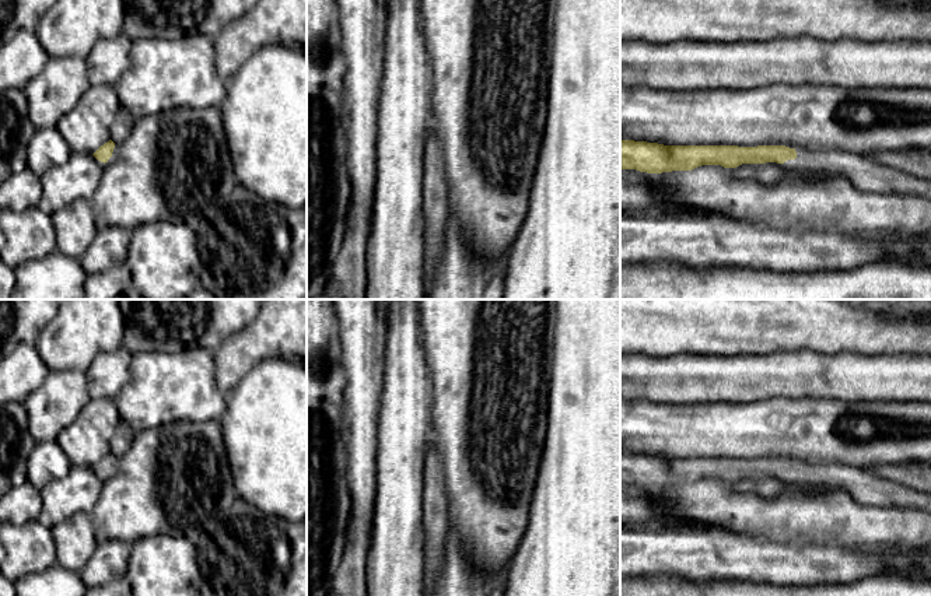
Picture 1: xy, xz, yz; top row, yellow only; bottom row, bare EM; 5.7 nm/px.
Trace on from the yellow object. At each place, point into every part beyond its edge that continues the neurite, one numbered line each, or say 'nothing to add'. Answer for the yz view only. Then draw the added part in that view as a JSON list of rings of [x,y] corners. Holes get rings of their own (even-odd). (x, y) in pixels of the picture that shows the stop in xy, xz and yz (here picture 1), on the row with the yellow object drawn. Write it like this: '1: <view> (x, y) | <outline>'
1: yz (865, 174) | [[[797,148],[797,158],[783,165],[795,171],[826,171],[839,173],[867,193],[931,197],[931,180],[881,165],[869,157],[844,151],[811,151]]]

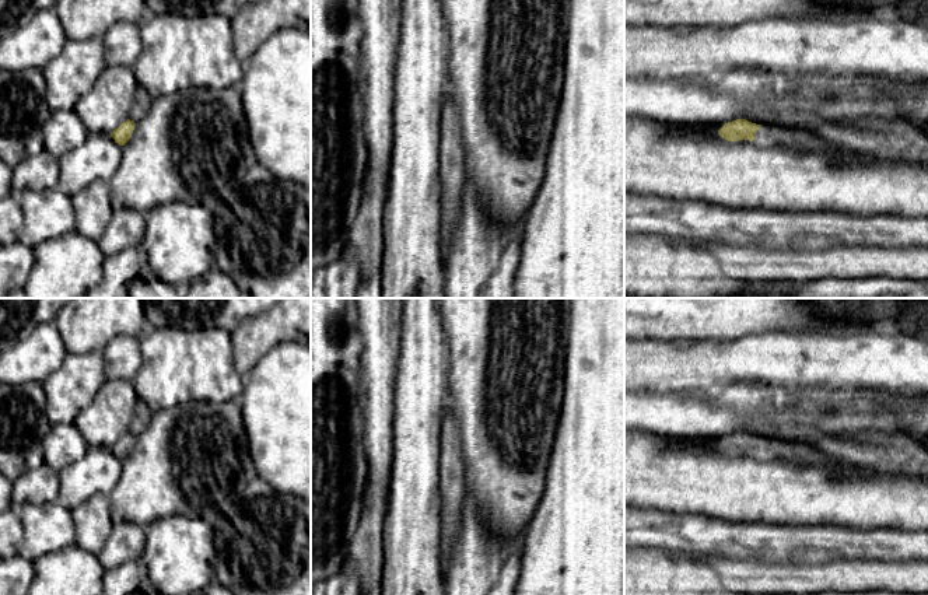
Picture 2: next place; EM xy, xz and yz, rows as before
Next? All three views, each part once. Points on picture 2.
1: yz (766, 136) | [[[764,125],[756,132],[753,143],[760,147],[771,147],[775,144],[795,146],[819,153],[824,153],[833,147],[819,136],[805,130]]]

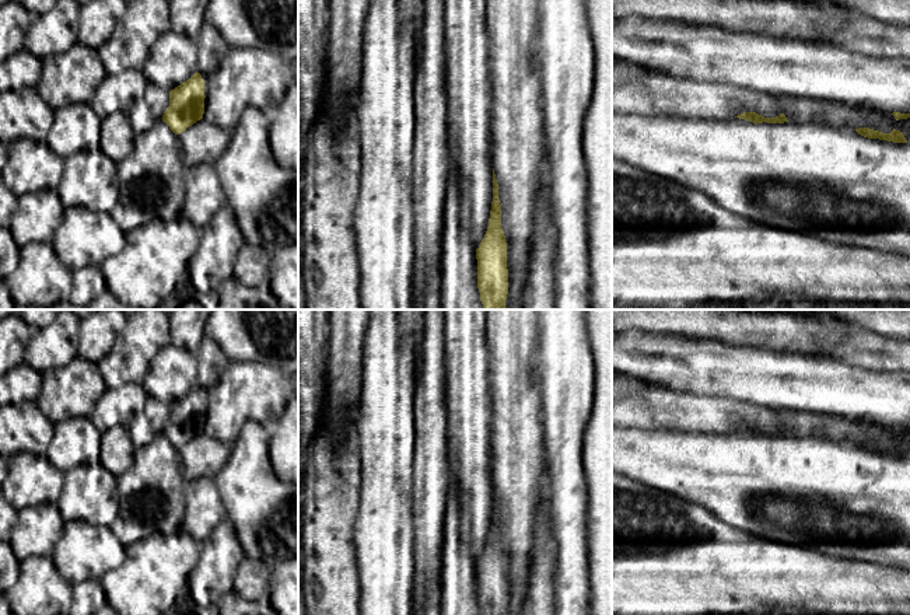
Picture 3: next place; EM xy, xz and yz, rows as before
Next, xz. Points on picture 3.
nothing to add

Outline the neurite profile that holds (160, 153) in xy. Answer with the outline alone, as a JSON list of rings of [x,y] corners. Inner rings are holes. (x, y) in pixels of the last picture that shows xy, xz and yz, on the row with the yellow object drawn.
[[[162,119],[134,136],[133,153],[116,167],[119,198],[109,214],[125,233],[155,219],[172,220],[182,213],[186,167],[178,134]]]

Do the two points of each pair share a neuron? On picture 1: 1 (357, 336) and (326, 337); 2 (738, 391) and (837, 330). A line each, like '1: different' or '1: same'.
1: different
2: different

